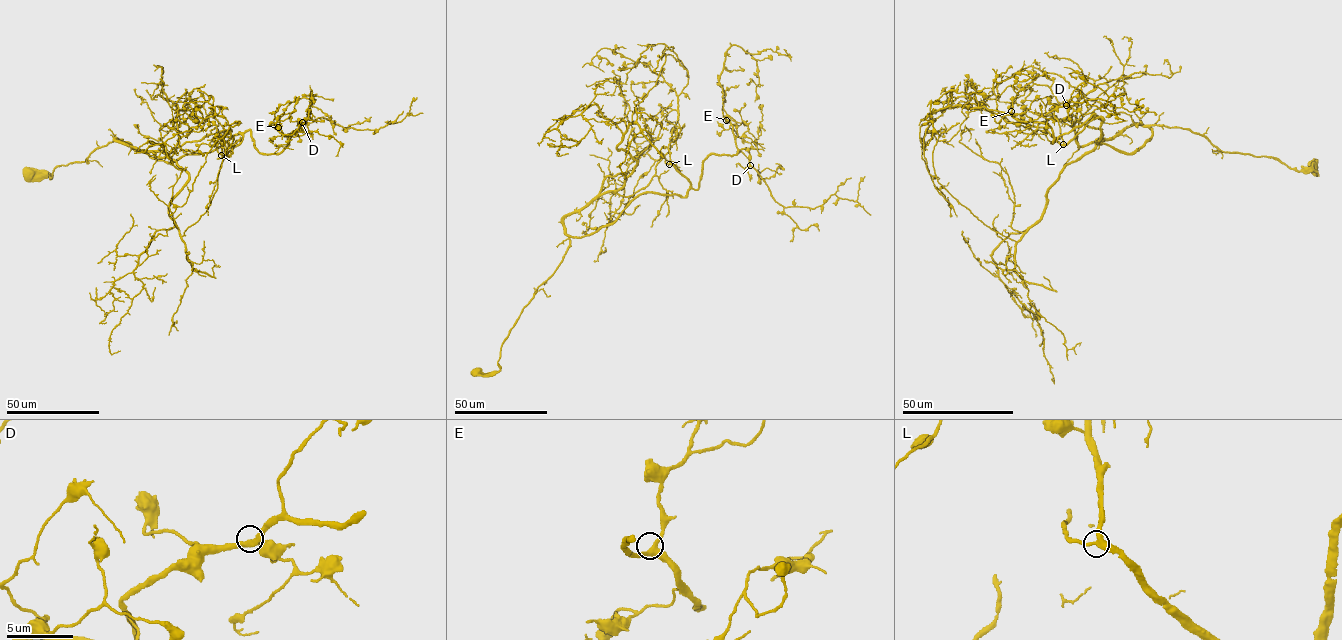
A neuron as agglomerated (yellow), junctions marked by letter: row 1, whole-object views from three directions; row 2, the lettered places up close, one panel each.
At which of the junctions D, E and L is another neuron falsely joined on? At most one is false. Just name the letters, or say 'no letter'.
no letter

